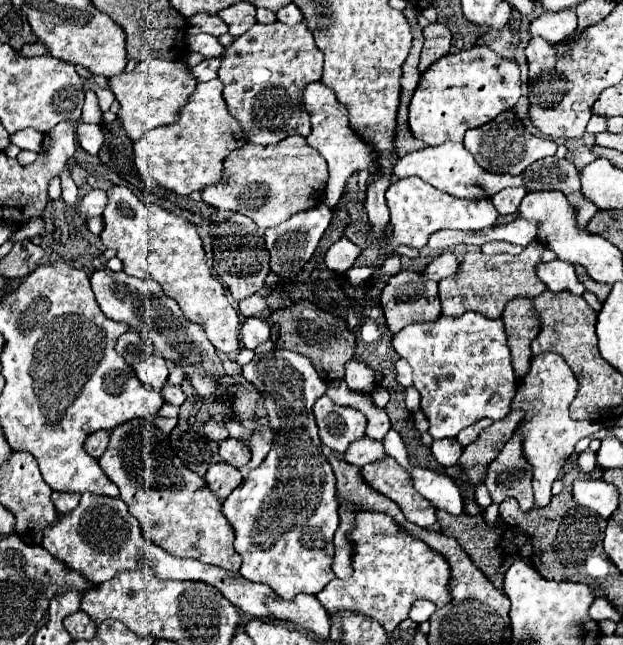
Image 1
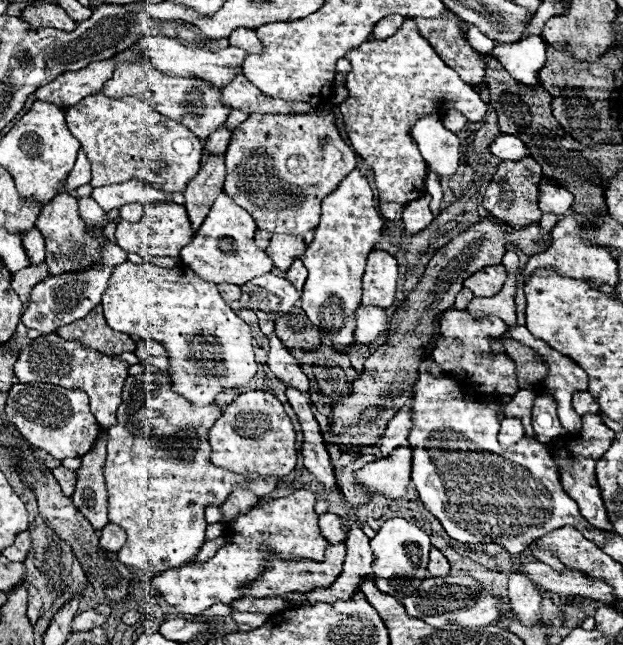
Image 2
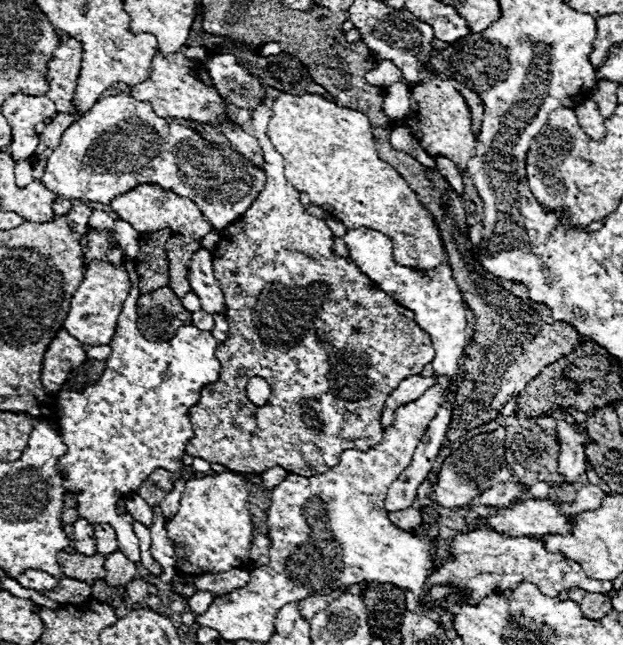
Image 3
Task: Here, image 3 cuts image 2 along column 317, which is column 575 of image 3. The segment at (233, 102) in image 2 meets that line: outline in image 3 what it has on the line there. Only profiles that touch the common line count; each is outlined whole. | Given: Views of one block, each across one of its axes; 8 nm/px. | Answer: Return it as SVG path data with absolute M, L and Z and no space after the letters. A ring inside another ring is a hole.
M584 100L580 106L574 108L584 132L594 138L594 140L600 140L604 138L606 134L606 128L604 128L604 116L600 114L600 108L594 100Z

